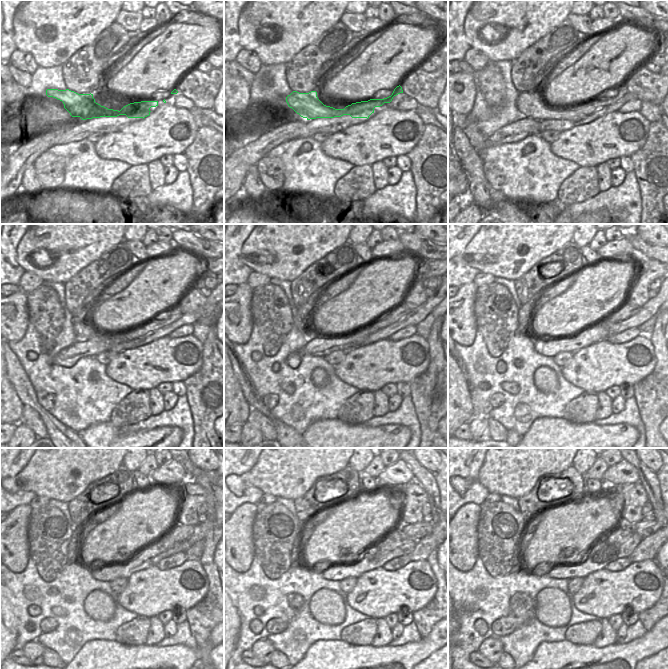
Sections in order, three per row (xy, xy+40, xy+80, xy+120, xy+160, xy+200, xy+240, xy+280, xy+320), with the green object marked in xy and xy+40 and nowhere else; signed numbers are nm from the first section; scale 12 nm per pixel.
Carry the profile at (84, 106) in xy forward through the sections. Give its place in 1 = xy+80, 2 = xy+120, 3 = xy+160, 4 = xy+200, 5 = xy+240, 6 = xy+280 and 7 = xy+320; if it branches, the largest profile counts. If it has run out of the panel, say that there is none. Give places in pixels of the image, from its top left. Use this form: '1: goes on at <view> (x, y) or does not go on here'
1: goes on at xy+80 (529, 103)
2: goes on at xy+120 (84, 332)
3: goes on at xy+160 (401, 310)
4: goes on at xy+200 (626, 309)
5: goes on at xy+240 (180, 532)
6: goes on at xy+280 (417, 530)
7: goes on at xy+320 (644, 529)

